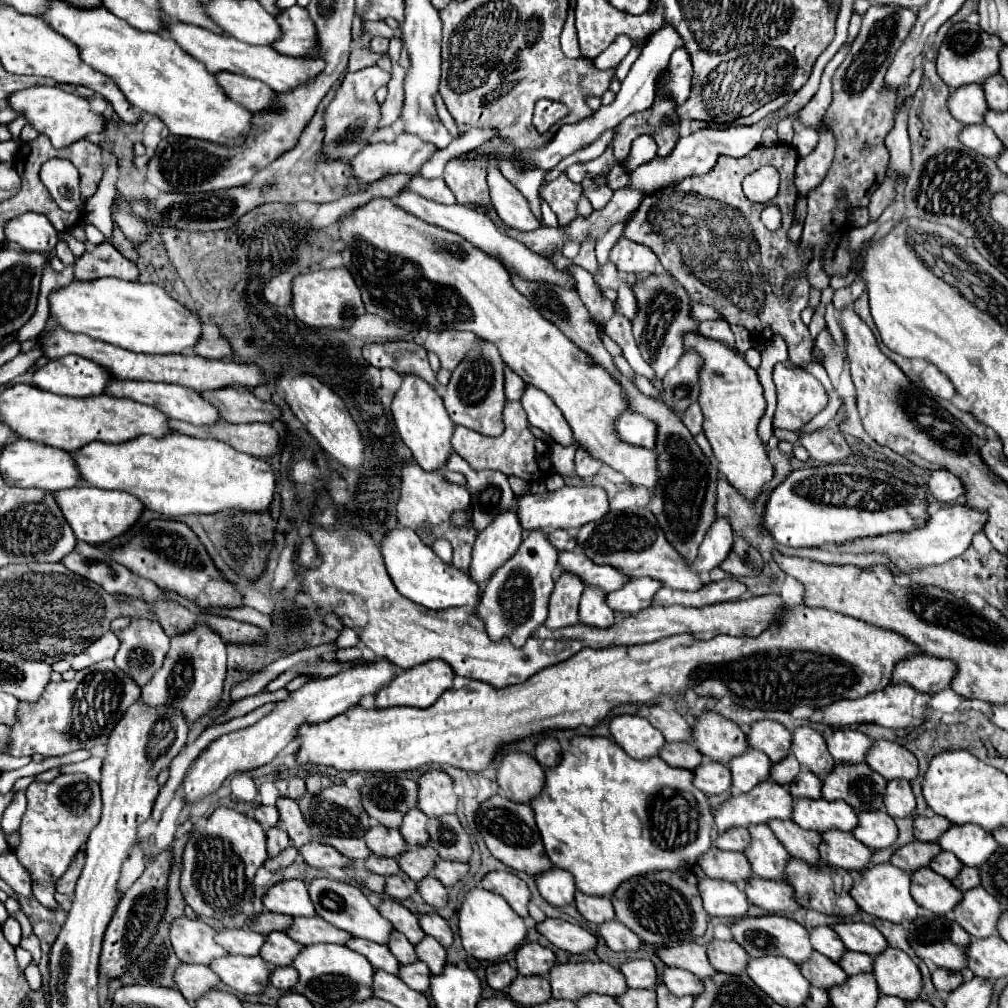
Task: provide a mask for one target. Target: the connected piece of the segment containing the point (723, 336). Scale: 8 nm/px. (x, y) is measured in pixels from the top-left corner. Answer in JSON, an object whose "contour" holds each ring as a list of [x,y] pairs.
{"contour":[[[713,319],[713,321],[699,323],[699,333],[705,337],[711,337],[711,339],[721,339],[727,345],[735,345],[731,325],[725,319]]]}

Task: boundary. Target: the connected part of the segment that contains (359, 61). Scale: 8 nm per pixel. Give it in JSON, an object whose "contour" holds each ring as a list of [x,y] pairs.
{"contour":[[[355,45],[355,47],[351,49],[349,71],[359,71],[359,69],[363,69],[363,67],[373,67],[373,65],[377,65],[379,57],[389,57],[389,55],[387,55],[387,53],[383,53],[383,55],[377,55],[377,53],[369,51],[369,49],[363,49],[363,47]]]}

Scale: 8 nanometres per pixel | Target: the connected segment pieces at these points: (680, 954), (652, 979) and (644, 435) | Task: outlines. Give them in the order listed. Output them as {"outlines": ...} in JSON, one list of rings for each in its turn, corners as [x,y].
{"outlines":[[[[683,943],[677,947],[665,947],[659,949],[657,955],[667,967],[681,967],[691,973],[695,973],[699,979],[713,977],[717,971],[713,965],[707,961],[707,951],[703,945],[697,943]]],[[[637,959],[637,961],[629,961],[625,965],[619,967],[621,973],[627,979],[627,985],[631,989],[653,989],[659,981],[659,975],[655,971],[655,965],[647,959]]],[[[627,411],[619,415],[615,419],[615,435],[631,445],[639,445],[647,449],[655,447],[655,423],[639,413]]]]}

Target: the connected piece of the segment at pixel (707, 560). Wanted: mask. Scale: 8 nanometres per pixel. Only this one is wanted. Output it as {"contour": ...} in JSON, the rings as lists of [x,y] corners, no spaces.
{"contour":[[[717,519],[709,527],[709,531],[707,531],[707,535],[699,547],[699,555],[693,563],[695,571],[701,577],[707,577],[711,569],[719,567],[721,561],[727,559],[727,553],[731,553],[731,547],[733,547],[733,531],[731,531],[729,521]]]}

